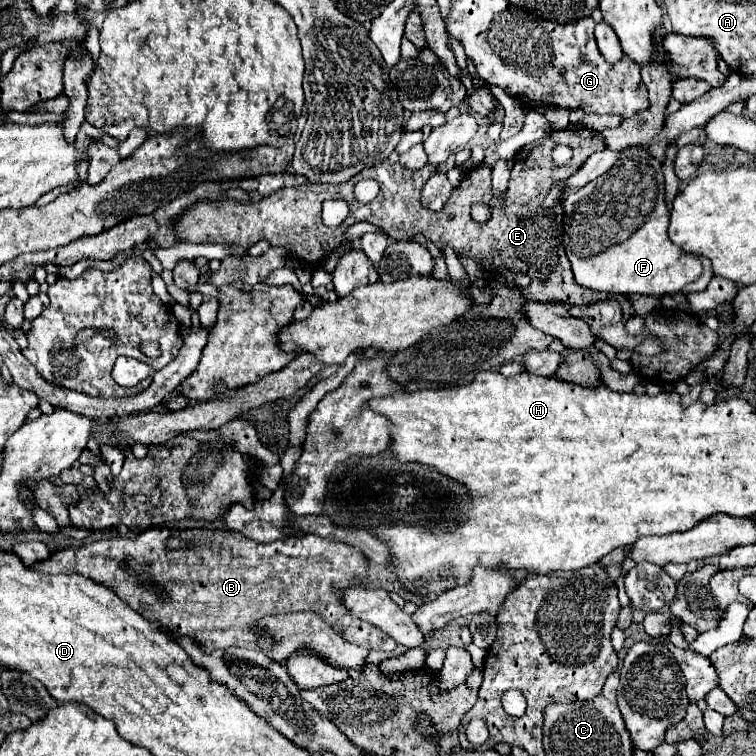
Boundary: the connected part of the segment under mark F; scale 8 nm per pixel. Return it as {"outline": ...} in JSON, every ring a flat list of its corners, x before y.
{"outline":[[625,148,621,156,613,164,613,168,589,182,587,186,579,188,577,192,569,192,563,198,563,246,565,254,571,262,575,280,591,290,609,292,609,294,649,294,649,296,663,296,663,294,687,294,687,292,701,292,713,278,711,262,705,256,689,254,675,246,669,240,667,226,669,226,669,210,665,206,665,184,661,164,641,148]]}

